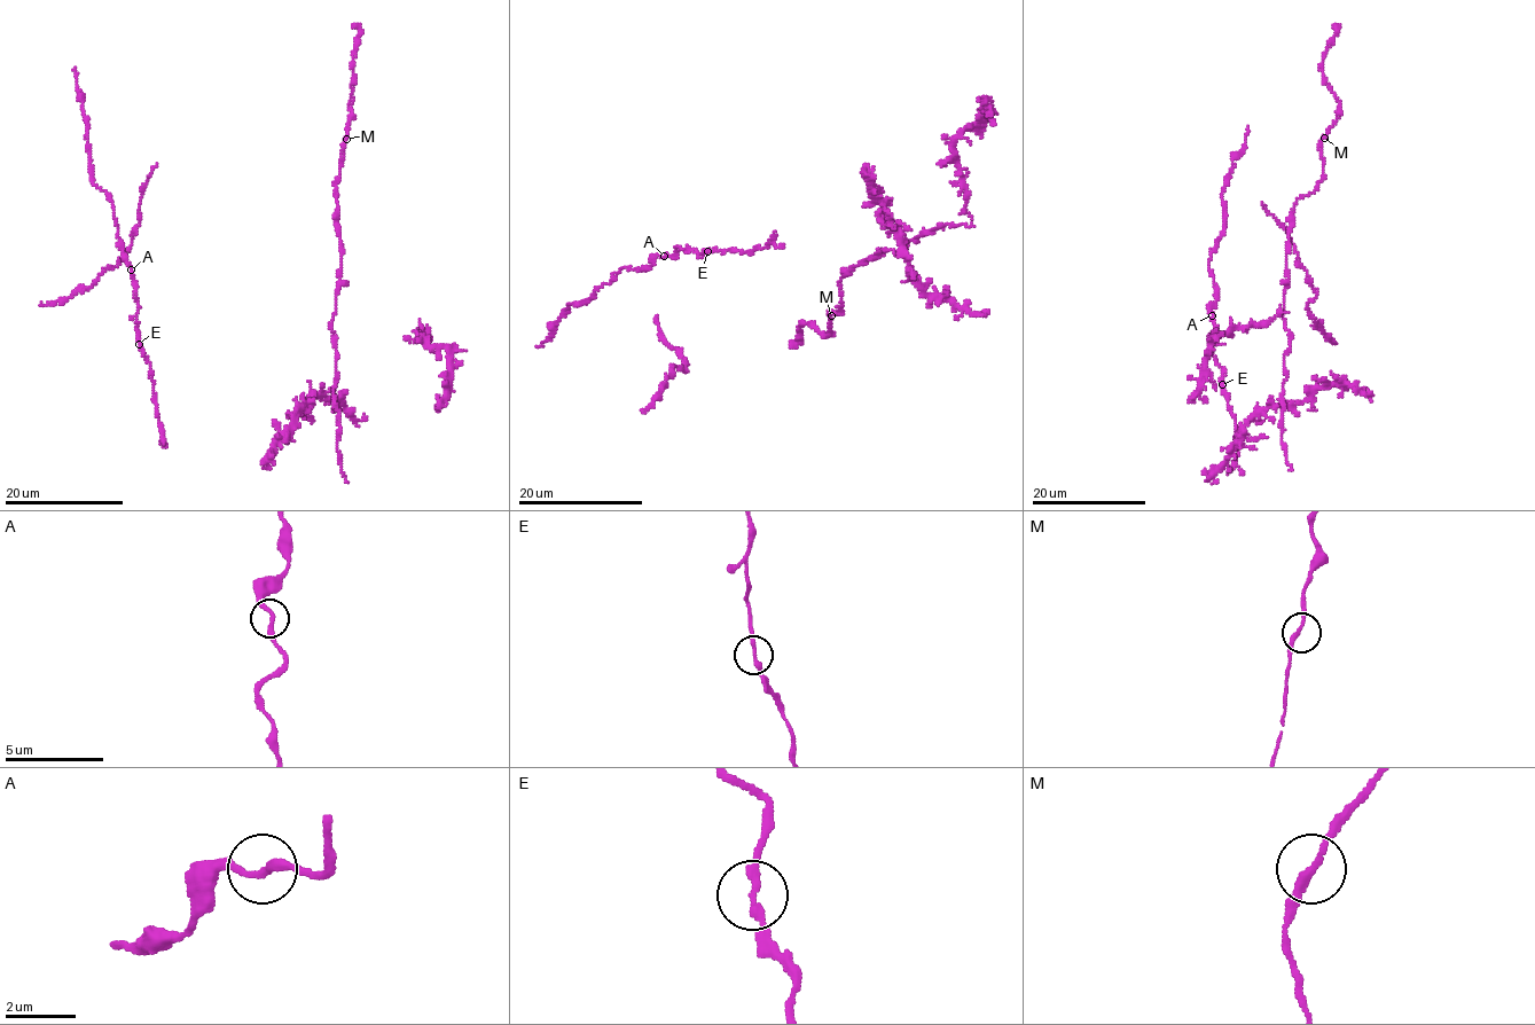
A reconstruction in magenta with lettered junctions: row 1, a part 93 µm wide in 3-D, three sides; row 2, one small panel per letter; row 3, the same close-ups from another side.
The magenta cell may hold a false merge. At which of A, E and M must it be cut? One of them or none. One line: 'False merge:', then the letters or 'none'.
False merge: none

